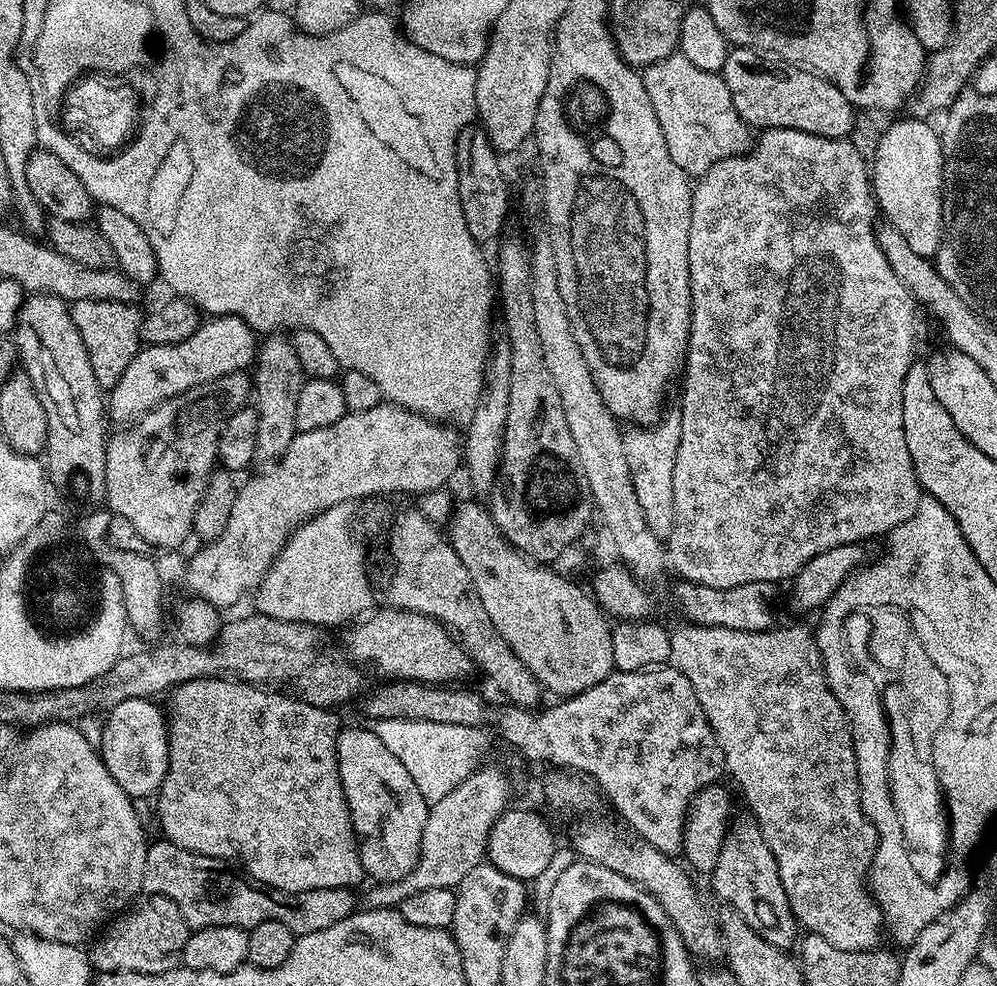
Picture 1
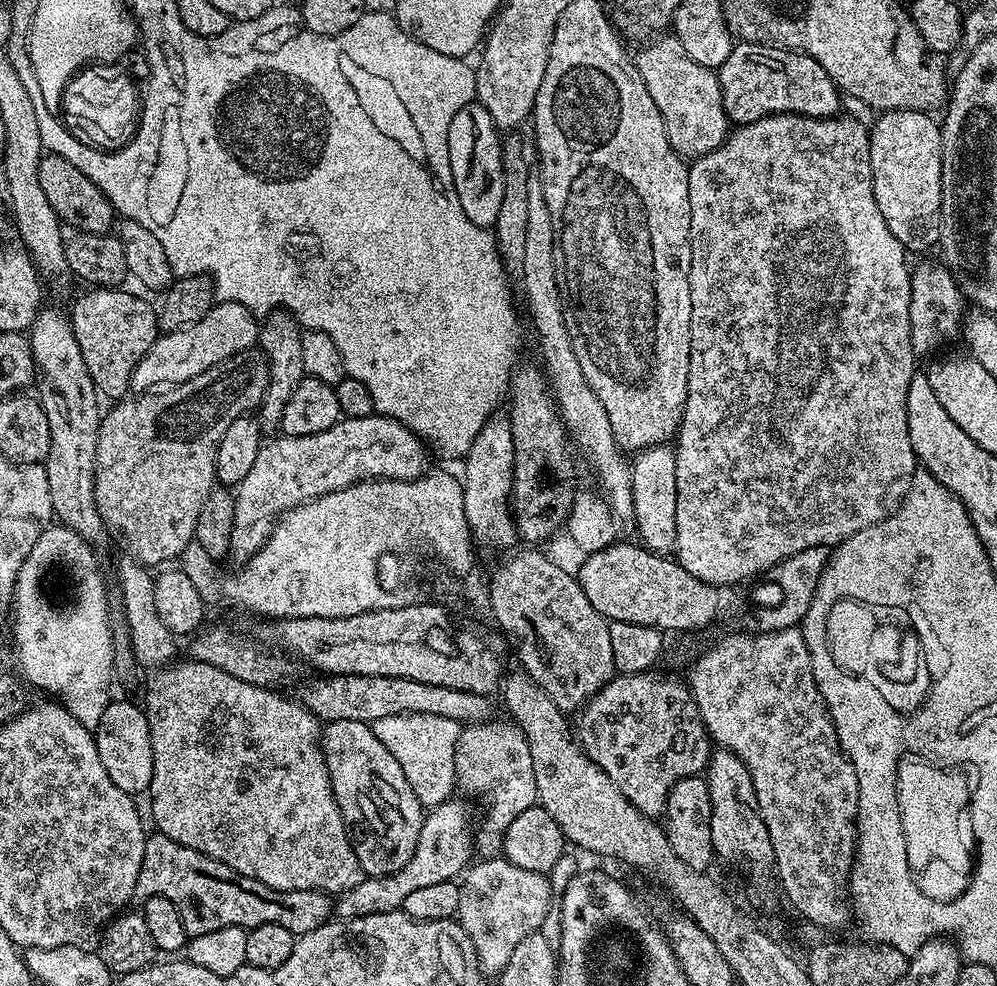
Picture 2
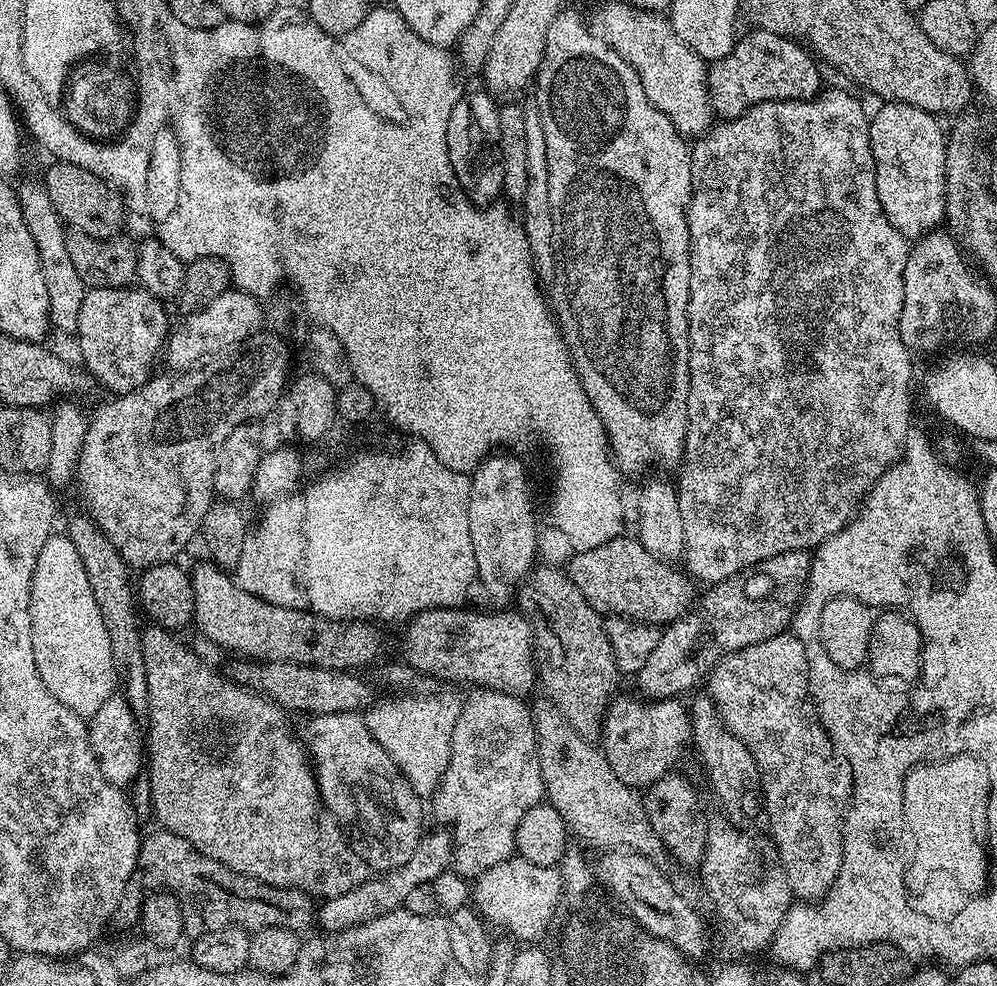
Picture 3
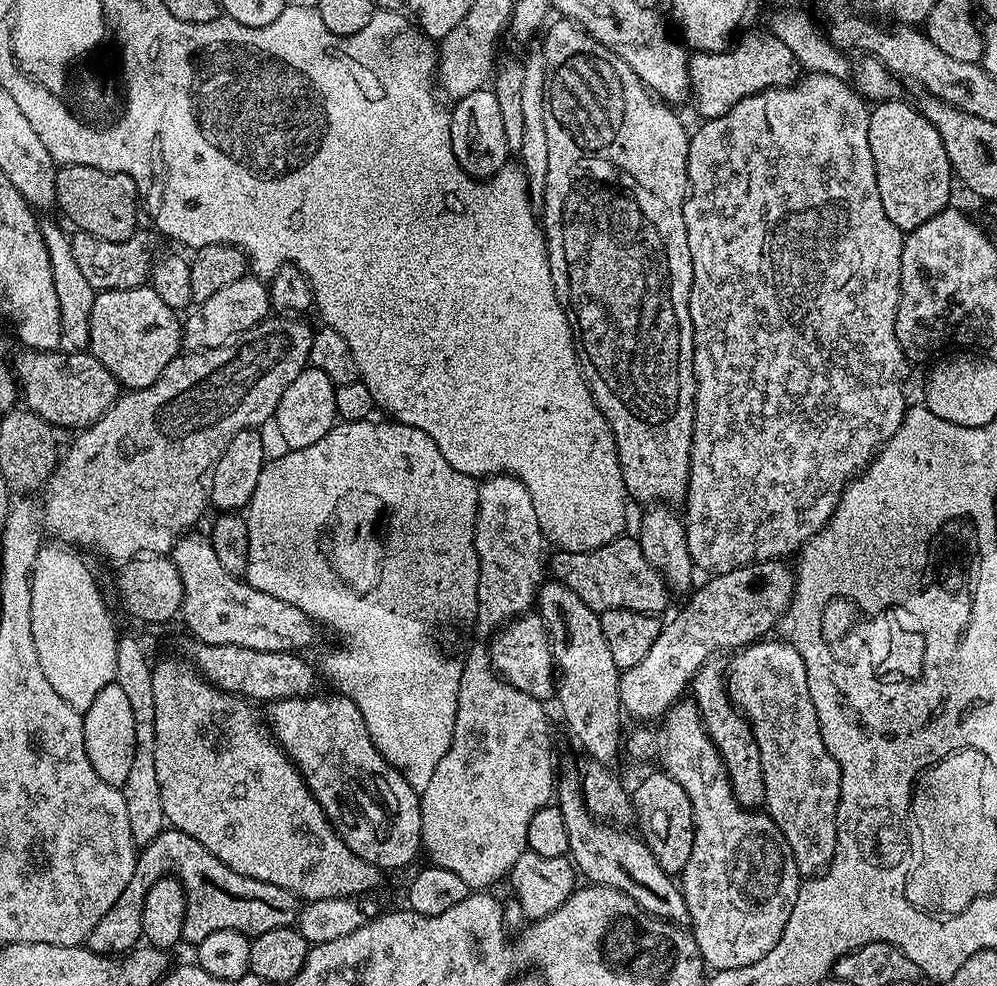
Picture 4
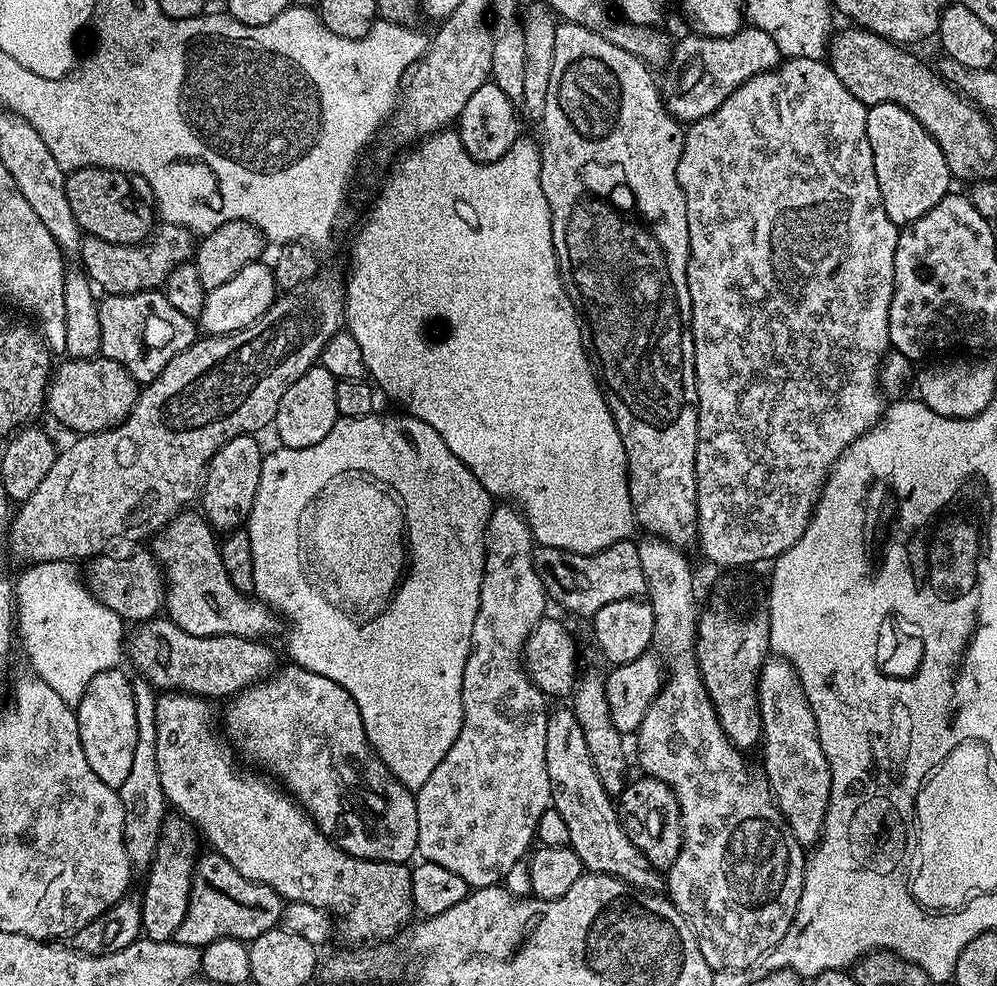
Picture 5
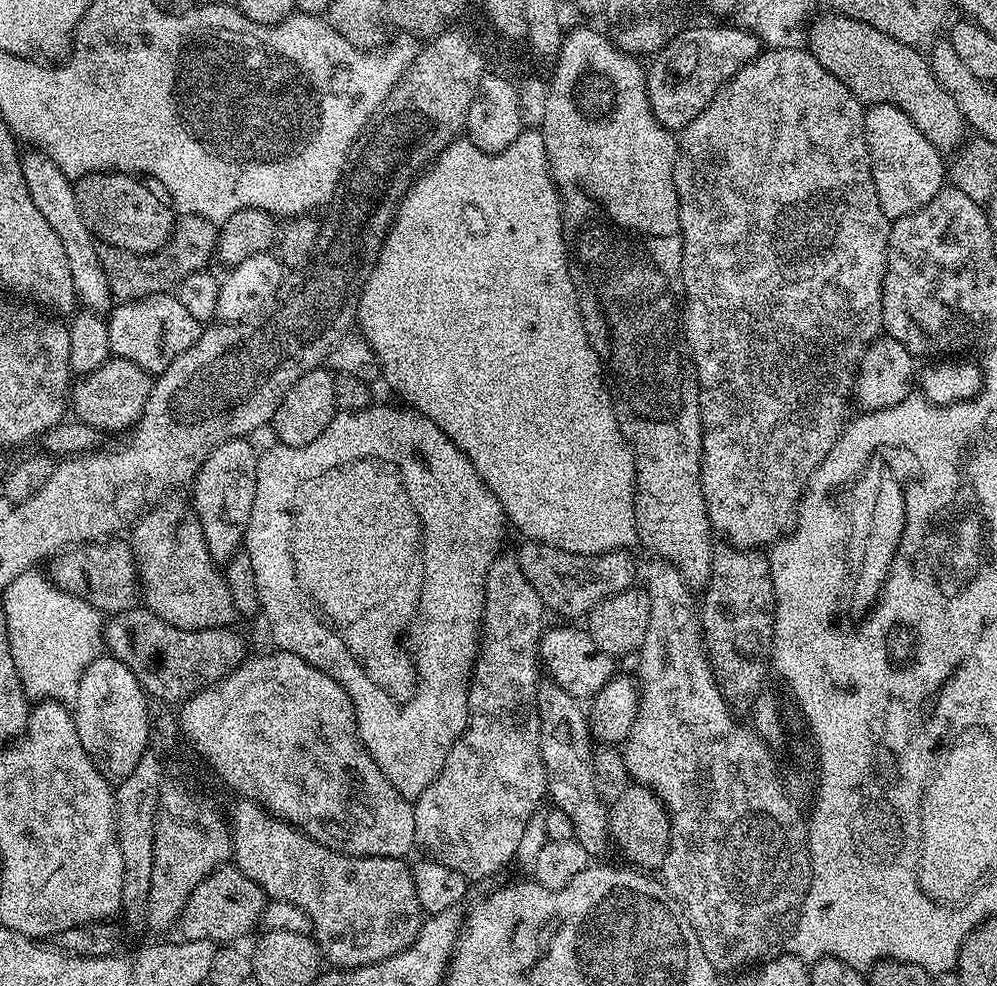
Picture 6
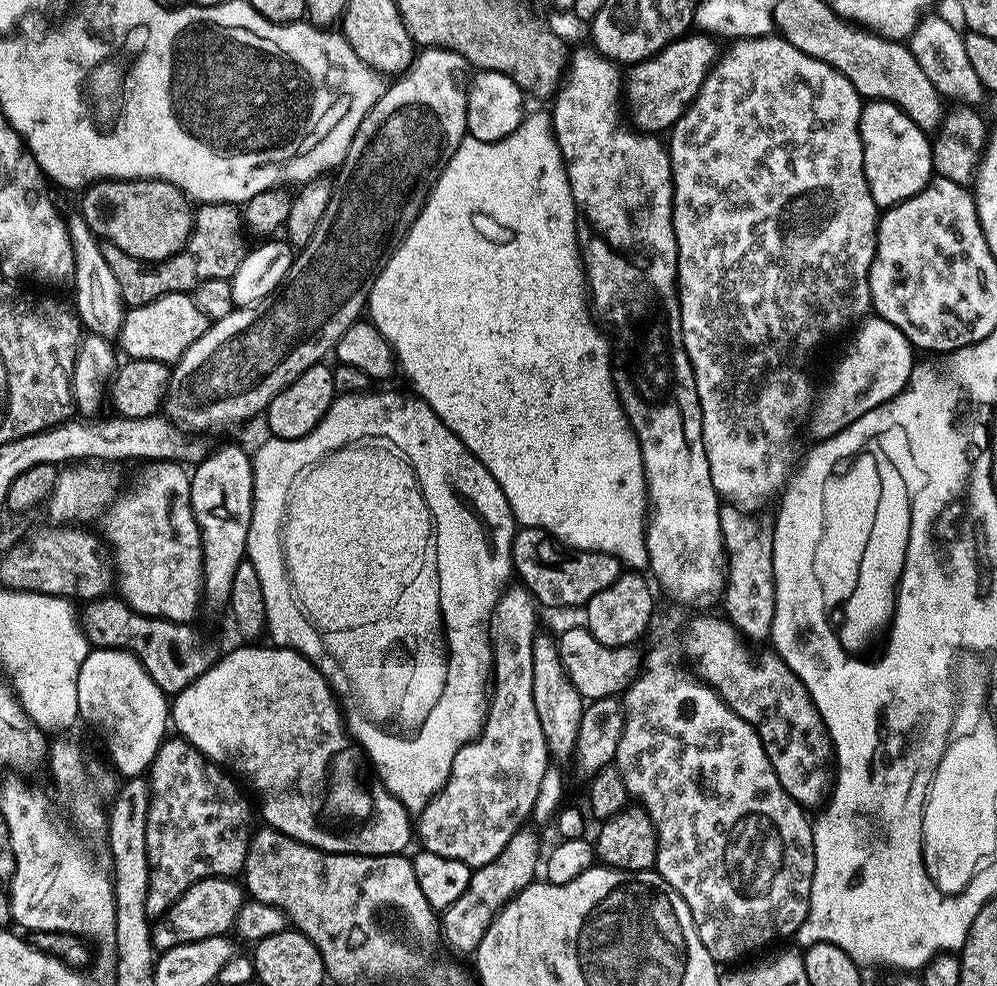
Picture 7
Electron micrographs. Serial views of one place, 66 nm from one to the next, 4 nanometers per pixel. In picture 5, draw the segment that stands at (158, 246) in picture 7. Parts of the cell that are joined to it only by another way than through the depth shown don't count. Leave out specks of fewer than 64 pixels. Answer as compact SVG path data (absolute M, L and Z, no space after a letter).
M73 168L65 175L66 202L70 202L81 233L115 244L139 244L148 239L154 228L153 209L149 201L147 204L132 193L128 180L125 173L111 168Z

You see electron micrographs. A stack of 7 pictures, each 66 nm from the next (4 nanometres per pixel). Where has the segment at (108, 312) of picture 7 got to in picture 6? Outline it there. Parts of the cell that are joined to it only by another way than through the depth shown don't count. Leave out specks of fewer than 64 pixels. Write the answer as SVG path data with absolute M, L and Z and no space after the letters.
M39 150L31 151L28 153L25 151L20 158L22 178L26 182L26 190L30 190L30 199L34 202L34 206L38 206L38 214L42 214L46 222L50 222L50 230L58 234L62 250L66 250L79 303L93 312L107 313L113 307L114 297L106 282L102 264L98 262L96 254L98 241L86 226L86 222L82 222L73 181L66 174L62 174L62 170L58 170L58 166L46 153Z

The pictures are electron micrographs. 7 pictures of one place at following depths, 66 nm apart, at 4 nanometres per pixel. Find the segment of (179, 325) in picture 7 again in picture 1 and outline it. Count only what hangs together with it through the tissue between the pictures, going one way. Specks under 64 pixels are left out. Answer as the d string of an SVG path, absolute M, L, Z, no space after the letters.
M101 300L74 302L70 307L74 326L78 326L78 334L82 334L82 346L86 346L86 354L90 354L94 378L98 378L100 388L110 390L142 347L142 312L130 304Z

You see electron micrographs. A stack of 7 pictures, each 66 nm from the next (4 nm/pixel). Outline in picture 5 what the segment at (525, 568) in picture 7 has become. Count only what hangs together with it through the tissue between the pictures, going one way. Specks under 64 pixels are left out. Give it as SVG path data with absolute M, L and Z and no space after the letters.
M635 539L619 540L588 556L540 546L533 551L532 557L545 593L551 599L553 596L566 611L591 618L609 602L635 600L647 593L646 578L642 574L642 562L638 558L636 546Z

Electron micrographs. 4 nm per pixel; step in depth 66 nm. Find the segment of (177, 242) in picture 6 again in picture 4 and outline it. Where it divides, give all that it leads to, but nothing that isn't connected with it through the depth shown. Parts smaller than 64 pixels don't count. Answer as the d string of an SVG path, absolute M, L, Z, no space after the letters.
M79 230L73 231L71 238L74 263L82 270L86 282L90 282L92 288L102 292L145 287L152 275L154 257L161 251L159 248L162 243L161 237L152 230L137 230L132 233L132 237L122 242L106 242L94 234L86 234Z

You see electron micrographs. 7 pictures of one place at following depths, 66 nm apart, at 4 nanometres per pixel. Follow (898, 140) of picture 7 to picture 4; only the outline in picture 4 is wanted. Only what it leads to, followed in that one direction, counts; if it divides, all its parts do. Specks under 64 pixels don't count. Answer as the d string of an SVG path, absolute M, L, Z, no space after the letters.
M903 99L885 100L877 103L870 112L870 154L874 154L874 170L878 178L878 194L882 198L882 210L886 210L886 218L890 218L890 222L894 222L894 226L898 226L901 232L907 234L913 232L918 226L922 226L922 222L930 222L930 218L934 218L934 214L938 214L944 208L949 207L952 196L952 184L954 185L954 177L952 174L952 164L946 158L946 150L942 138L938 134L938 130L934 130L934 126L930 126L930 122L921 114L919 107L903 104Z

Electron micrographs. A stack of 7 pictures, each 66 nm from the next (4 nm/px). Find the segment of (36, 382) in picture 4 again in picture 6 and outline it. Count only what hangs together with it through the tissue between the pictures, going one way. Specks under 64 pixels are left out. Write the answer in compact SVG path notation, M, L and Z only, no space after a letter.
M110 358L102 366L98 366L98 370L81 375L80 380L71 385L70 388L70 412L72 412L77 421L82 424L88 424L96 429L99 433L104 432L120 432L116 434L124 434L135 428L136 424L142 418L142 414L146 410L146 402L150 398L150 390L154 383L153 377L146 370L142 370L134 362L122 360L119 358Z

